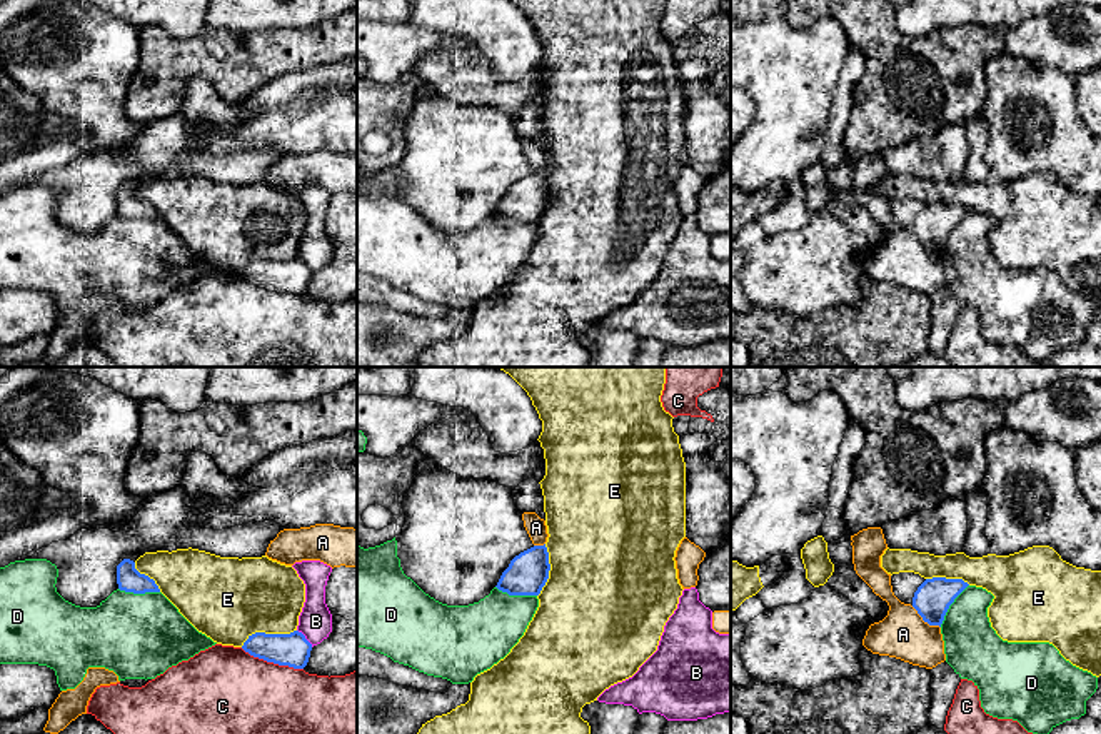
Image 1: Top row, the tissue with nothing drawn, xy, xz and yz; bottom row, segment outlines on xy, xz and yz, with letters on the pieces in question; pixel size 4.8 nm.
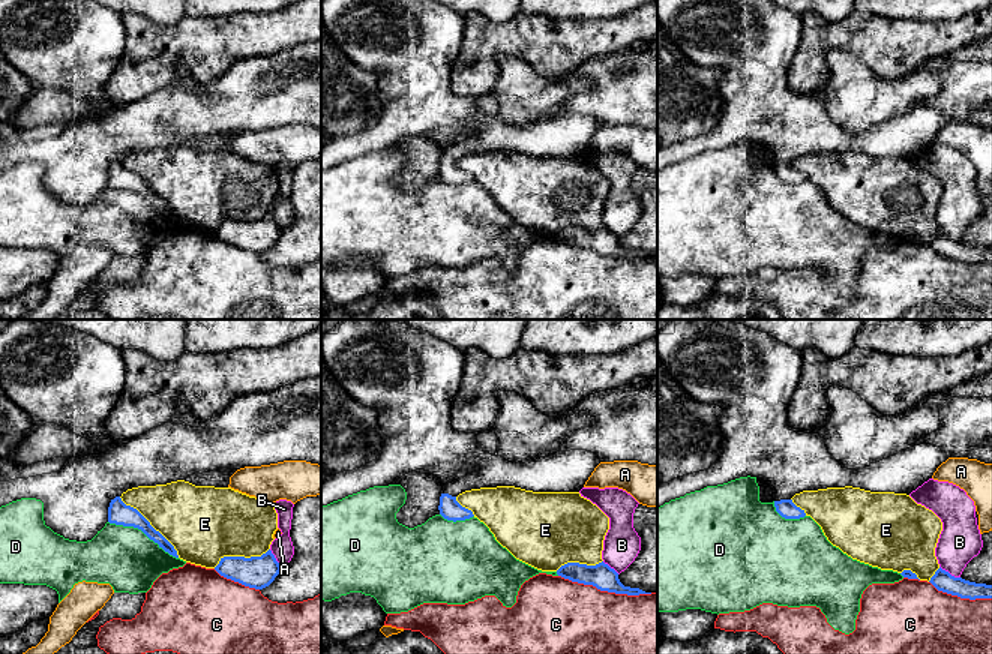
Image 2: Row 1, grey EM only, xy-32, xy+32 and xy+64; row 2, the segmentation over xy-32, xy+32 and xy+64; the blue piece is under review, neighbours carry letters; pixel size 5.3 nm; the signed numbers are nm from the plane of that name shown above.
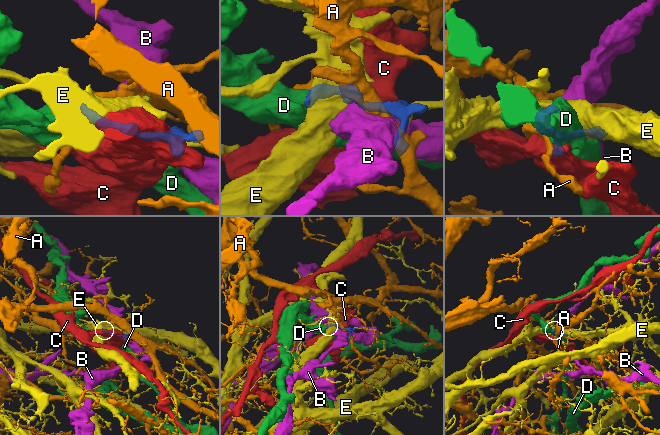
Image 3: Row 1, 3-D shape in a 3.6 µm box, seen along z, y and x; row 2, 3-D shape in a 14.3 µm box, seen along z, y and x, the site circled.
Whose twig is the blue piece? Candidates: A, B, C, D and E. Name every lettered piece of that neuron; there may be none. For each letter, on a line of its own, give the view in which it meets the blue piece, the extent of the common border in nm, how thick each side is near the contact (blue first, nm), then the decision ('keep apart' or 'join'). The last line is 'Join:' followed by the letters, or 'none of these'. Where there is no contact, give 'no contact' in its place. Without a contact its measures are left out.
A: yz | 180 nm | 180/240 nm | keep apart
B: xy | 120 nm | 160/160 nm | keep apart
C: xy | 320 nm | 160/400 nm | keep apart
D: yz | 240 nm | 180/280 nm | keep apart
E: xy | 280 nm | 160/400 nm | keep apart
Join: none of these

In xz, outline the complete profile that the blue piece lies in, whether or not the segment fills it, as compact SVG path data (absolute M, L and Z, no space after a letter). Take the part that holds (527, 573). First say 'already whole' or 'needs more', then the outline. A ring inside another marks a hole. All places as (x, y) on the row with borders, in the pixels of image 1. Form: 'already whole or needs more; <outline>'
already whole; M545 544L534 545L510 561L495 587L509 596L539 596L549 579L549 571Z

